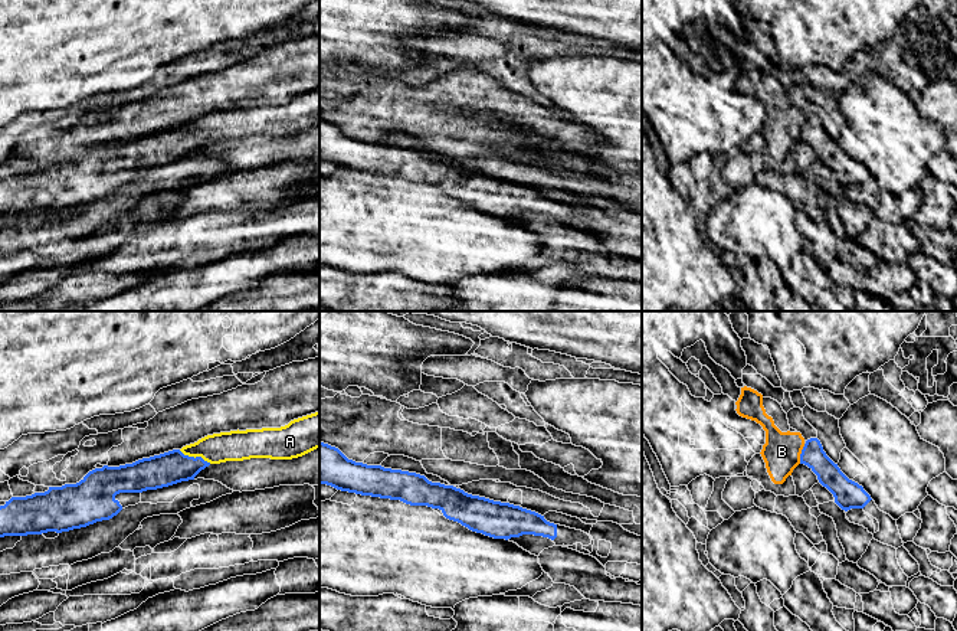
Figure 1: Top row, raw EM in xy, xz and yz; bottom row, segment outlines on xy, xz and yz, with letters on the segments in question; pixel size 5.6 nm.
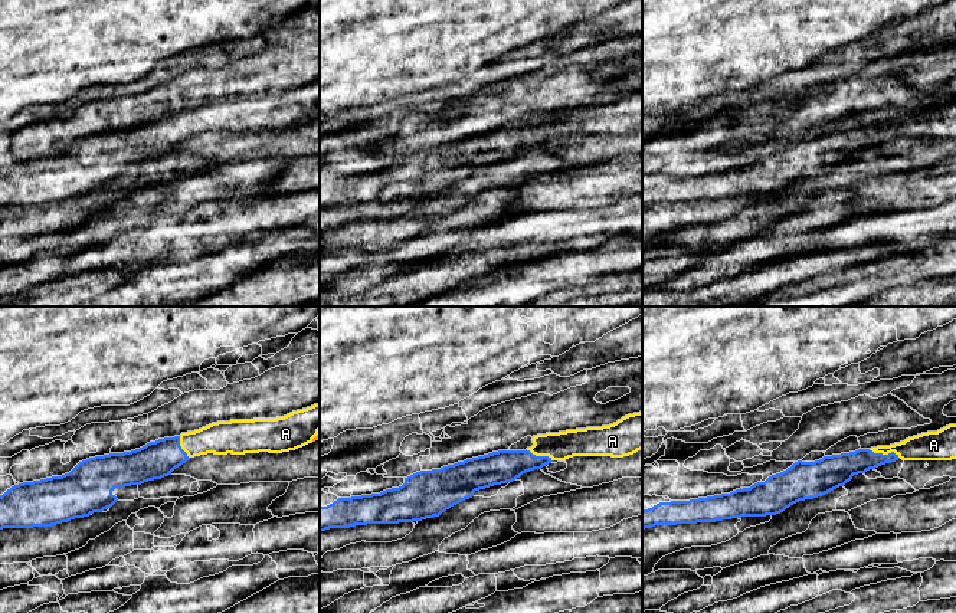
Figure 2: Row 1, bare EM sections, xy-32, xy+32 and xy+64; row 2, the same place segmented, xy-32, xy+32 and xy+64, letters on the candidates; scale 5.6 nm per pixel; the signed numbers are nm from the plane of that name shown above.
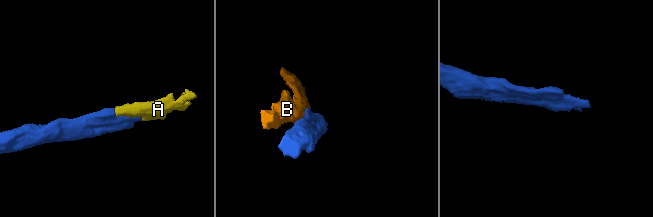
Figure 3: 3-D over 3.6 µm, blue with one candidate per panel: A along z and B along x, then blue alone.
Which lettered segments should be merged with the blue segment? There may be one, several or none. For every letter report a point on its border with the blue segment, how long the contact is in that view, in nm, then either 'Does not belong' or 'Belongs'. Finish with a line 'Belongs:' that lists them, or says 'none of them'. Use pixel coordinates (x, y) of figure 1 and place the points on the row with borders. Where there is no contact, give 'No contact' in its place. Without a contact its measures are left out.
A: Touches blue at xy (193, 457). Shared border 200 nm. Belongs
B: Touches blue at yz (800, 454). Shared border 120 nm. Does not belong
Belongs: A

